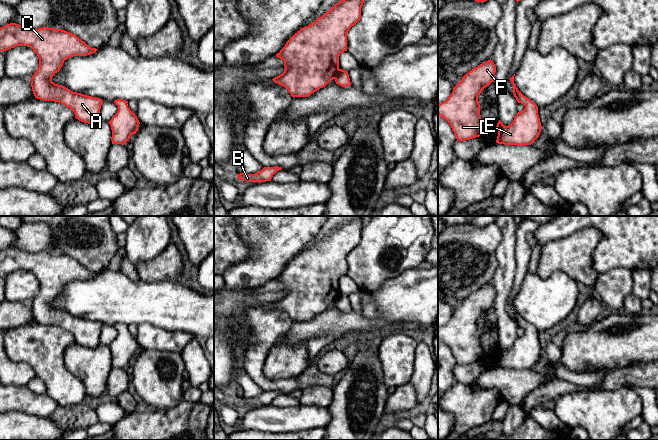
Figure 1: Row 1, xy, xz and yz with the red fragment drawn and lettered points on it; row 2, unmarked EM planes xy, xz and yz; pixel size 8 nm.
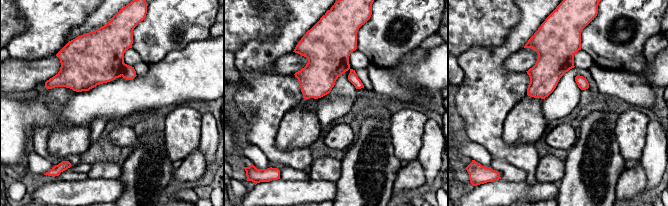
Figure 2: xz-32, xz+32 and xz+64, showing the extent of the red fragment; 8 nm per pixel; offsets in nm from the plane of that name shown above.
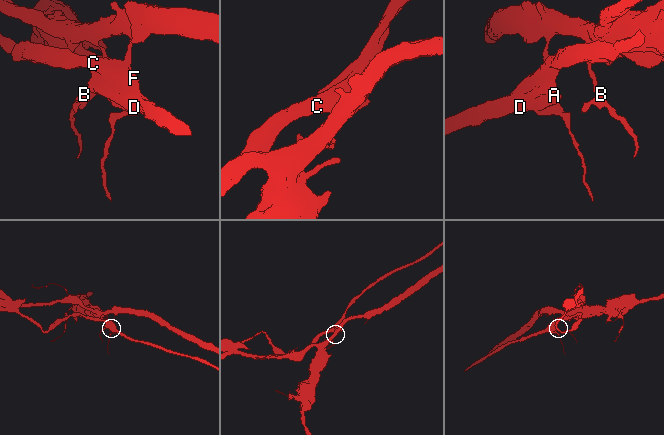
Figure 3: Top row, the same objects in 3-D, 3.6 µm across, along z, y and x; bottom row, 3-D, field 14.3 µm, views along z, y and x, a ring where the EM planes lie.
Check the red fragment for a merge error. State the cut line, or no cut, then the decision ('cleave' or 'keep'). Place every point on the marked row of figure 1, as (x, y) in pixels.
cut in xz along (339, 69), (333, 78); cleave

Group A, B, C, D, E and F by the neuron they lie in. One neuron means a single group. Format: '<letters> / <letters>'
A C D E F / B

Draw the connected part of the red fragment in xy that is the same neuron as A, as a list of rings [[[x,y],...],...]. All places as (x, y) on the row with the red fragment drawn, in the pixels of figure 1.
[[[16,23],[1,27],[0,51],[17,46],[32,48],[39,58],[39,68],[30,79],[35,98],[65,105],[81,122],[96,124],[100,121],[102,99],[73,92],[52,81],[65,60],[72,56],[87,56],[98,49],[91,48],[76,35],[62,29],[33,29]]]

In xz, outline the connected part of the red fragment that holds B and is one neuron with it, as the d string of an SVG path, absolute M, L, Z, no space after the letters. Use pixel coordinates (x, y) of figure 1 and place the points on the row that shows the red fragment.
M278 166L264 167L261 171L255 174L244 174L244 173L237 174L237 178L243 181L254 182L254 183L271 181L273 175L281 169L282 168Z

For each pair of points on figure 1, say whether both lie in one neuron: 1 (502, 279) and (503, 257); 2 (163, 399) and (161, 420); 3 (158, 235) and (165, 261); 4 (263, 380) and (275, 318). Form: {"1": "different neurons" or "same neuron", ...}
{"1": "same neuron", "2": "different neurons", "3": "different neurons", "4": "same neuron"}

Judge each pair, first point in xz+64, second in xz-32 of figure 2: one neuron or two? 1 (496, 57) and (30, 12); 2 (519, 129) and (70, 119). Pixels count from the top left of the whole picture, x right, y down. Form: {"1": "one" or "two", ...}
{"1": "one", "2": "two"}

